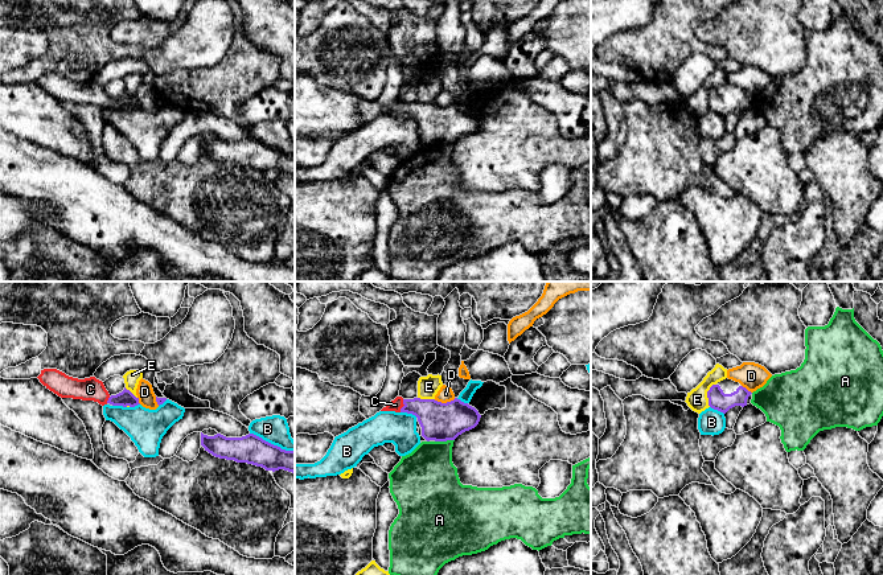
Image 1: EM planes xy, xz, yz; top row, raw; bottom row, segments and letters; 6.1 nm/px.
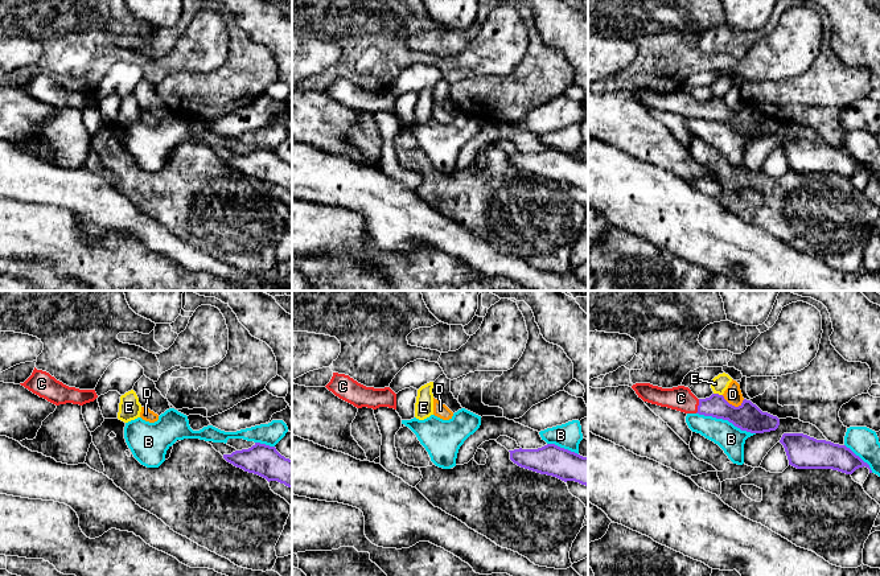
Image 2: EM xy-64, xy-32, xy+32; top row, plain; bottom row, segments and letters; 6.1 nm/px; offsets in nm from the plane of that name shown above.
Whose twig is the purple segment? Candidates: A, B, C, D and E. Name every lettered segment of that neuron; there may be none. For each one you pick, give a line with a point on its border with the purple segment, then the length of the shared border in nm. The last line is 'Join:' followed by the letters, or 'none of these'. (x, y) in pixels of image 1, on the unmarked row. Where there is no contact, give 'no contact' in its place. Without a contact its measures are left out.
C: meets purple in xz at (403, 110); contact 80 nm long
Join: C

